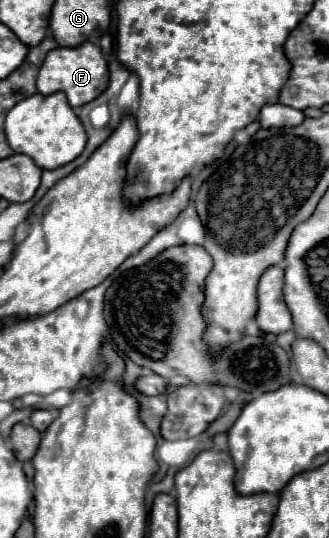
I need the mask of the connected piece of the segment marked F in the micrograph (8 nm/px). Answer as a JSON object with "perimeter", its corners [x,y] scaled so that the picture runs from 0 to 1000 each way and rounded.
{"perimeter":[[[261,74],[231,89],[164,89],[140,100],[134,119],[116,134],[116,171],[122,175],[158,175],[158,171],[195,171],[207,178],[207,190],[219,201],[255,197],[280,190],[292,178],[304,178],[328,160],[328,126],[310,108],[304,89]]]}

